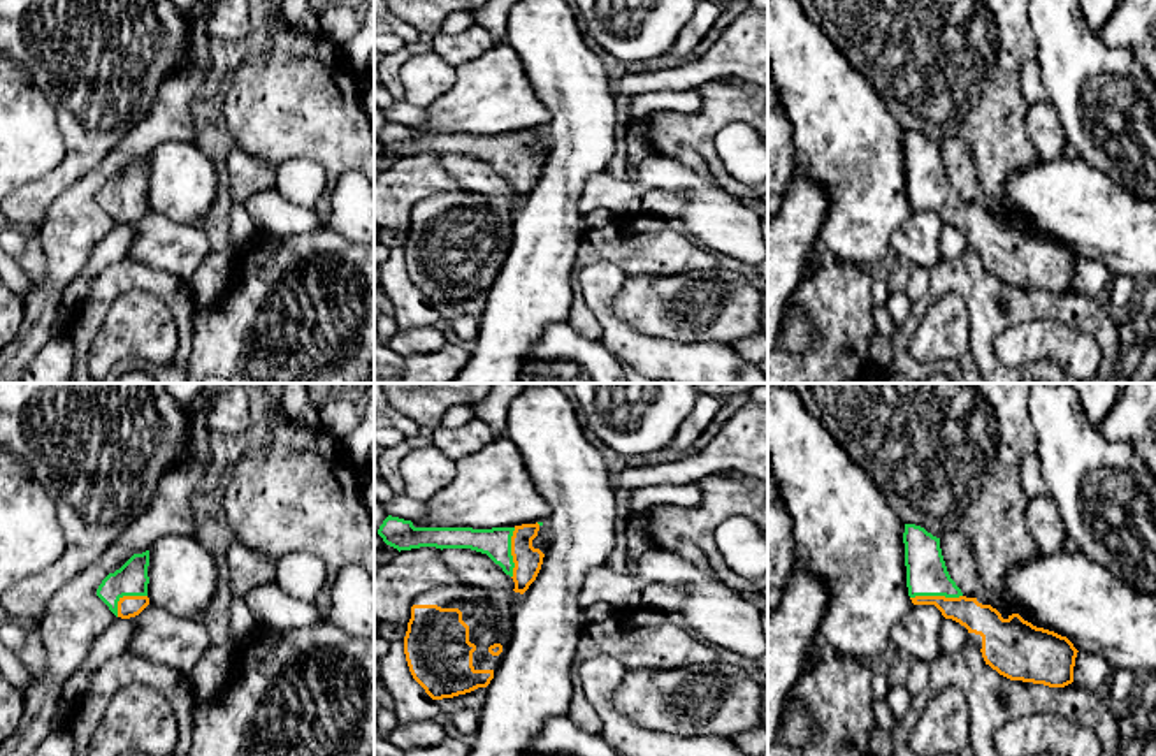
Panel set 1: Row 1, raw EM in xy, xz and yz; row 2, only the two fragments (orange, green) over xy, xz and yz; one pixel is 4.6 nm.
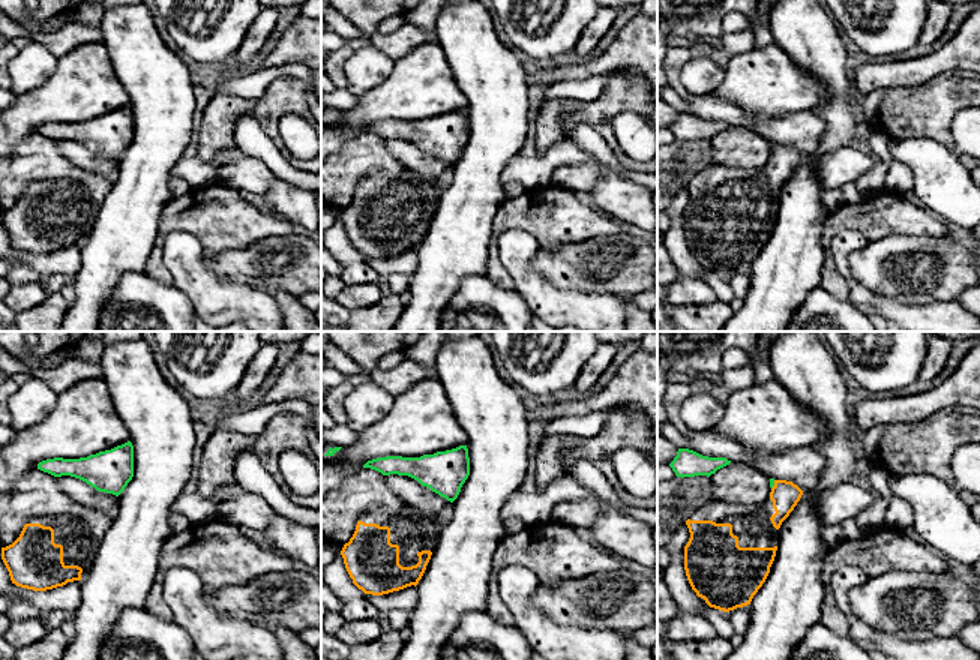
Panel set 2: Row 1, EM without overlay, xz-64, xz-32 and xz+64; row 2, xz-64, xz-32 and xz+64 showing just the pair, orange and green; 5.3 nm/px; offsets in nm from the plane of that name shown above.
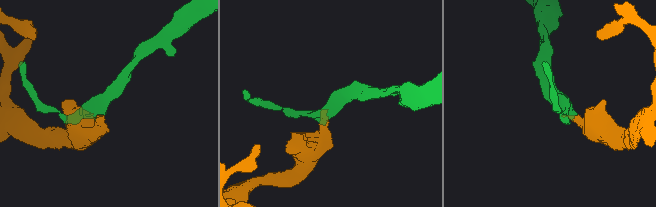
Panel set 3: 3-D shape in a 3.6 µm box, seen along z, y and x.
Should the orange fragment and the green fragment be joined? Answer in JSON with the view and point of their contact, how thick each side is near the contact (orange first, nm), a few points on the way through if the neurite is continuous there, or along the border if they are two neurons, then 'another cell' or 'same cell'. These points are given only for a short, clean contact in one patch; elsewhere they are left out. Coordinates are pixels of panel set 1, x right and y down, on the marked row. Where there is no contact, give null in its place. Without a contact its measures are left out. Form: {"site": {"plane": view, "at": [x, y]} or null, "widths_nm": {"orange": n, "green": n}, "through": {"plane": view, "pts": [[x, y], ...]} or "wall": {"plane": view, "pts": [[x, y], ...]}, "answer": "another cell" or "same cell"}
{"site": {"plane": "yz", "at": [935, 596]}, "widths_nm": {"orange": 140, "green": 190}, "through": {"plane": "yz", "pts": [[982, 619], [946, 596], [935, 596], [935, 588], [926, 574]]}, "answer": "same cell"}

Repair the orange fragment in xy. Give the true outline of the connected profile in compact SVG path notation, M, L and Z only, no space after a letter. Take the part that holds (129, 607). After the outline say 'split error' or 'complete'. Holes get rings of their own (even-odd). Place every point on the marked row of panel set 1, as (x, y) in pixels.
M149 550L134 554L119 570L109 573L97 589L97 596L121 619L139 615L148 605Z; split error

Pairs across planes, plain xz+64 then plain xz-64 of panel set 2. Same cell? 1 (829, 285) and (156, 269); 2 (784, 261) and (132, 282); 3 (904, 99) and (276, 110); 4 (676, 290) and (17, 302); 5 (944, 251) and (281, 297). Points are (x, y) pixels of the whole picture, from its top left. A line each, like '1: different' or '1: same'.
1: same
2: different
3: same
4: same
5: different

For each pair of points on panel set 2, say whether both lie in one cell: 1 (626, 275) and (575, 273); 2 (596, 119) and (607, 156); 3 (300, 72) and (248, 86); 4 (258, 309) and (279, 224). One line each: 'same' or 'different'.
1: same
2: different
3: same
4: different

